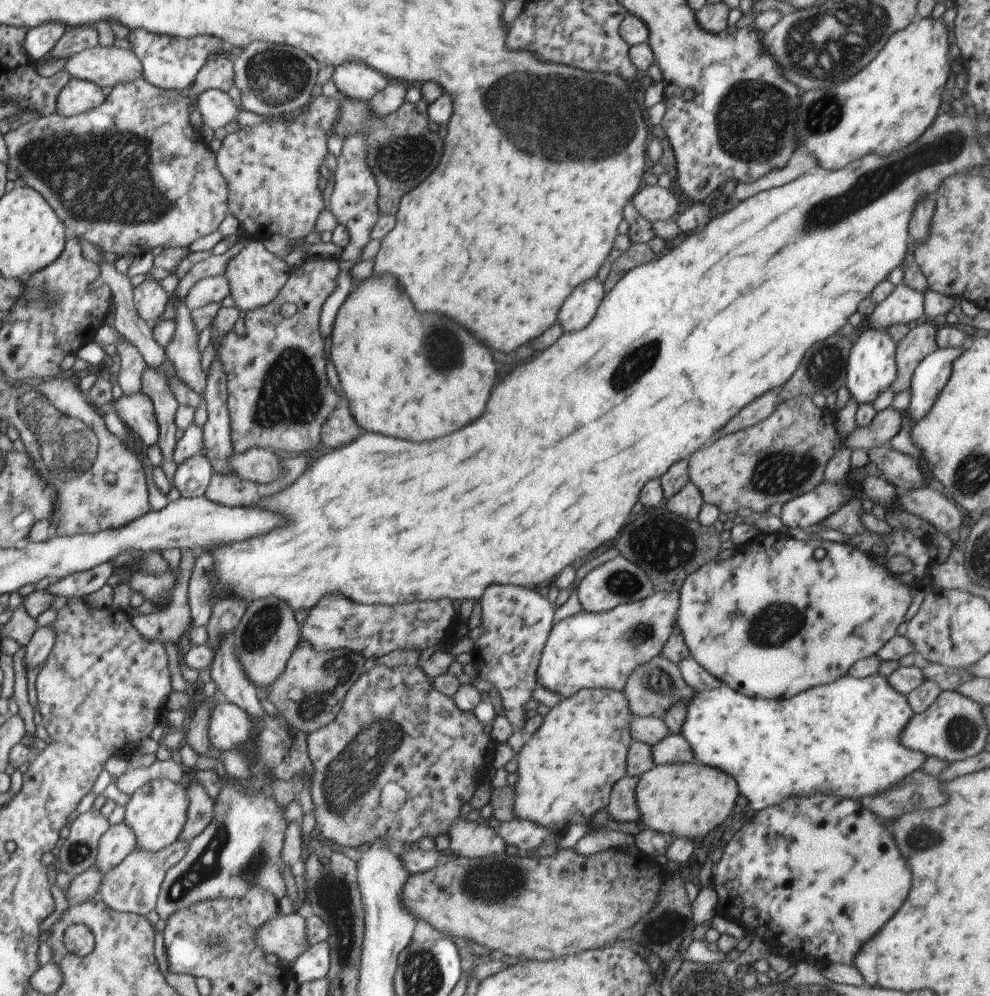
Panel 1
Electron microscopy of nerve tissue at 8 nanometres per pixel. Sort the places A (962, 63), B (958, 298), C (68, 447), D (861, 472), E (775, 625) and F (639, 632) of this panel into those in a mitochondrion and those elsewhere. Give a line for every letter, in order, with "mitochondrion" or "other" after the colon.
A: other
B: other
C: mitochondrion
D: other
E: mitochondrion
F: mitochondrion

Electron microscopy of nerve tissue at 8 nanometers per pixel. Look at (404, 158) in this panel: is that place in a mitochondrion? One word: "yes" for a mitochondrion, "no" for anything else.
yes

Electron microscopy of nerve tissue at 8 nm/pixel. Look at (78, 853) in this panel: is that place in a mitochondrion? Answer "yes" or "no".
yes

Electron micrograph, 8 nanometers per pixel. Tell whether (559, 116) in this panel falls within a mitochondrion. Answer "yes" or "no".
yes

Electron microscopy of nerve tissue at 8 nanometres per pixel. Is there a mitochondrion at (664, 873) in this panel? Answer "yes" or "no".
no

